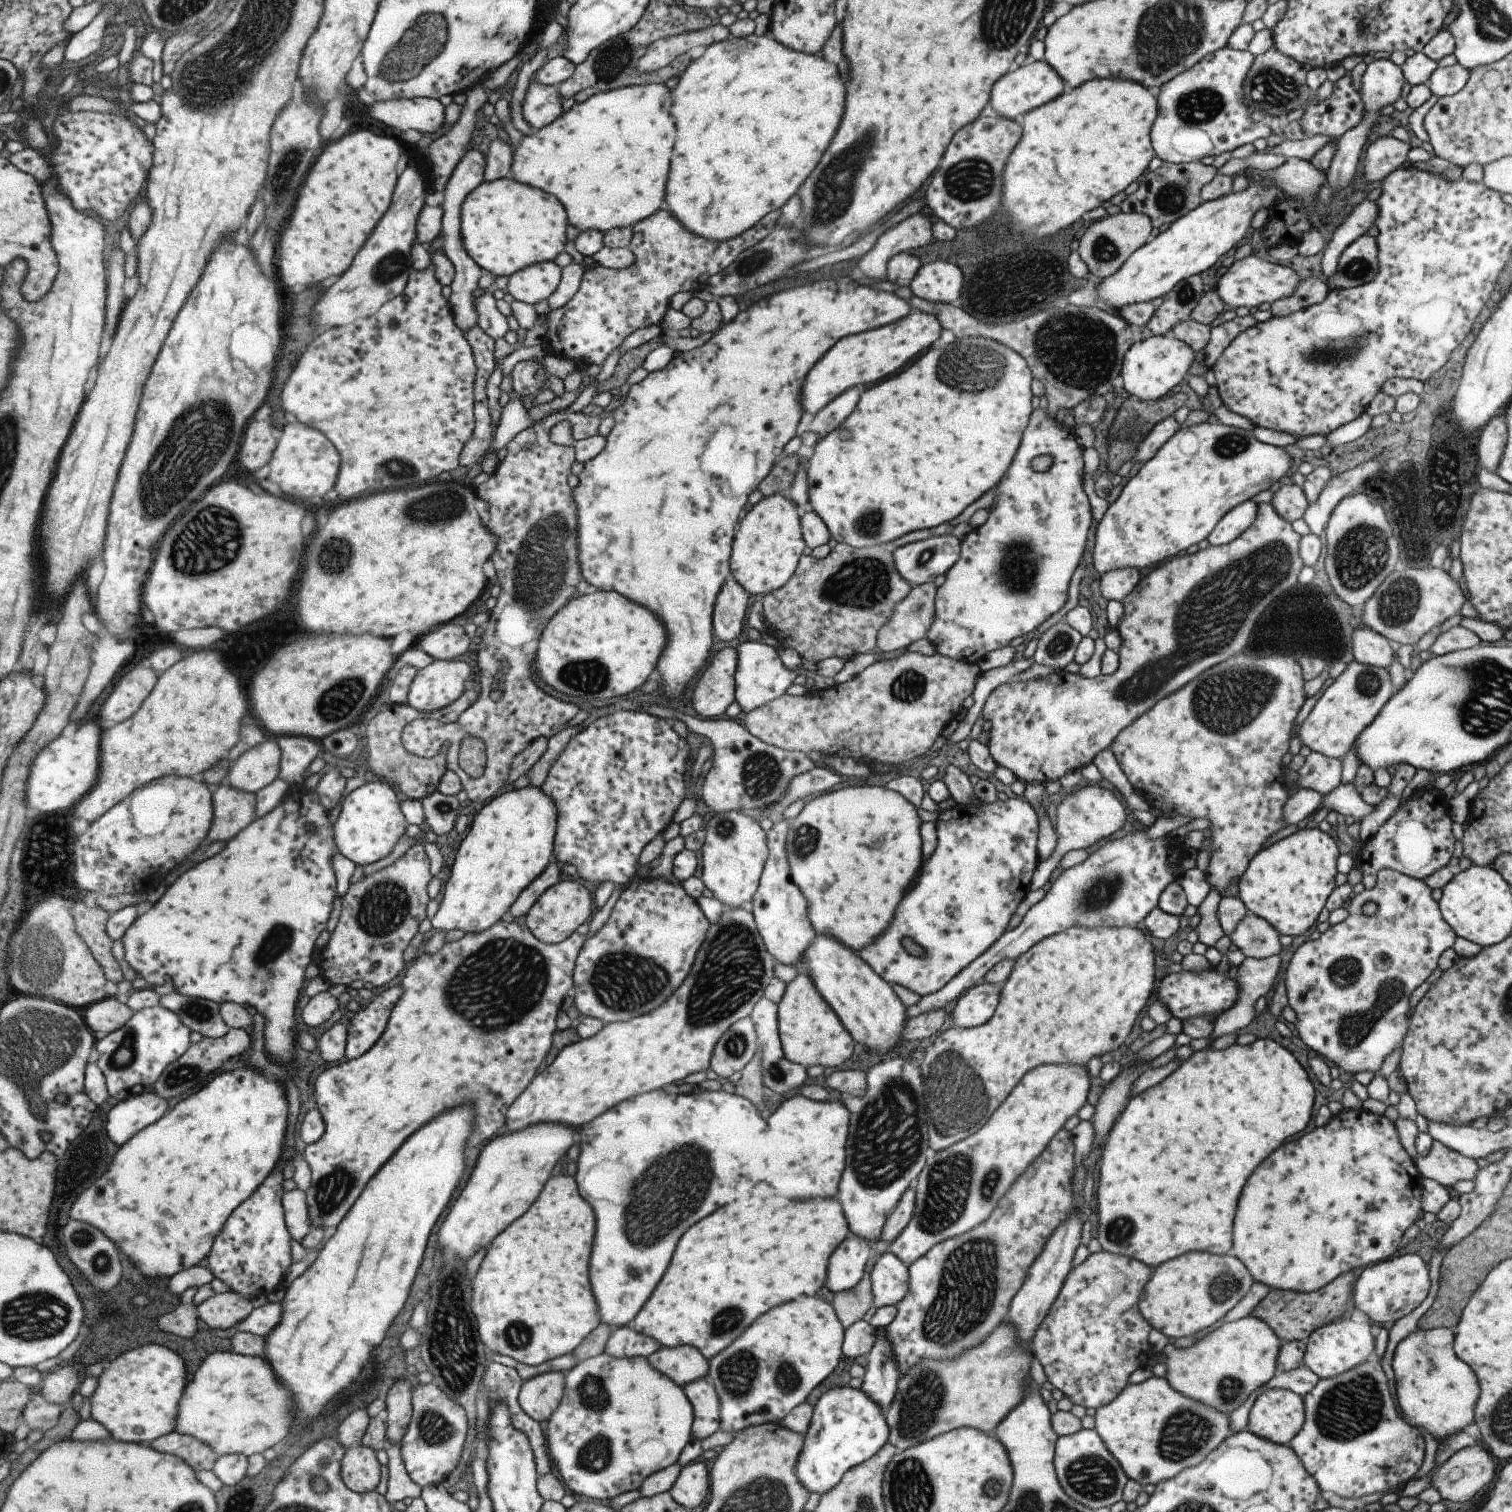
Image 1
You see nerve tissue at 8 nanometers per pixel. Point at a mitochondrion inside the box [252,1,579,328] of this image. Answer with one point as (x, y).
(414, 50)

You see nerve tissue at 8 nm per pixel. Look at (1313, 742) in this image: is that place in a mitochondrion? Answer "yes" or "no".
no

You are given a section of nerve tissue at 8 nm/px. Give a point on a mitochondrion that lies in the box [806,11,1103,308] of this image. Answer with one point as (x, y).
(831, 201)

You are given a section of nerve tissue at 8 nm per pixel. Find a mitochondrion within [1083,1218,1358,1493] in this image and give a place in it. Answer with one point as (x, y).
(1185, 1432)

